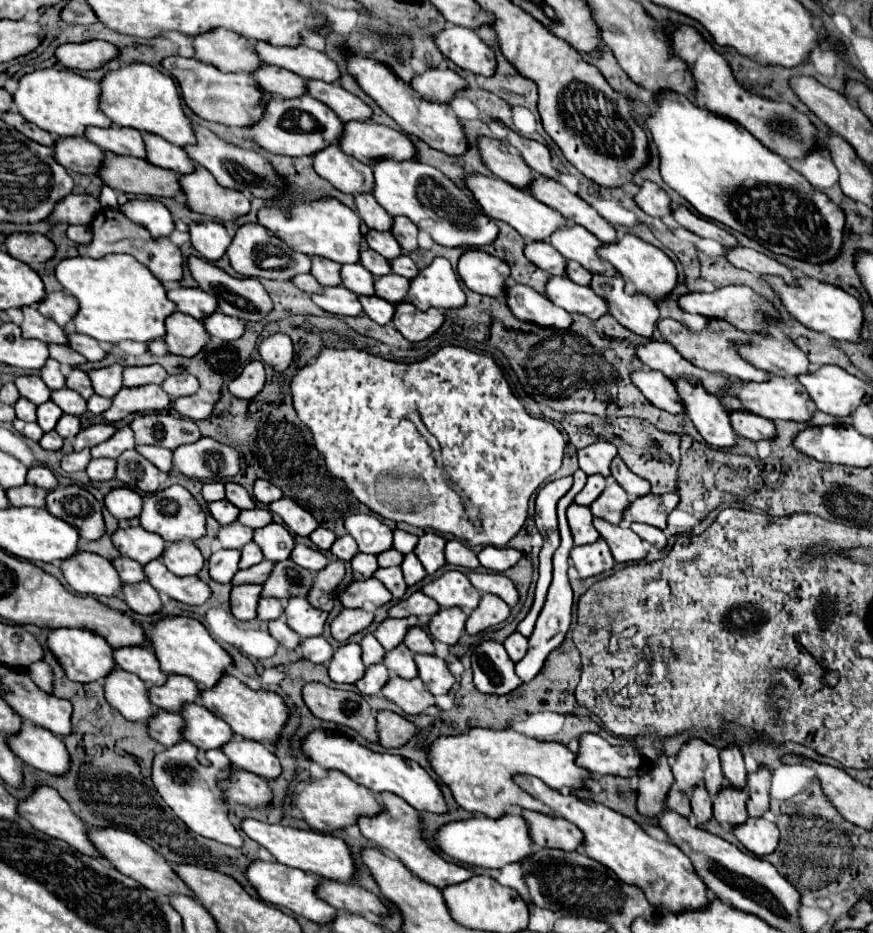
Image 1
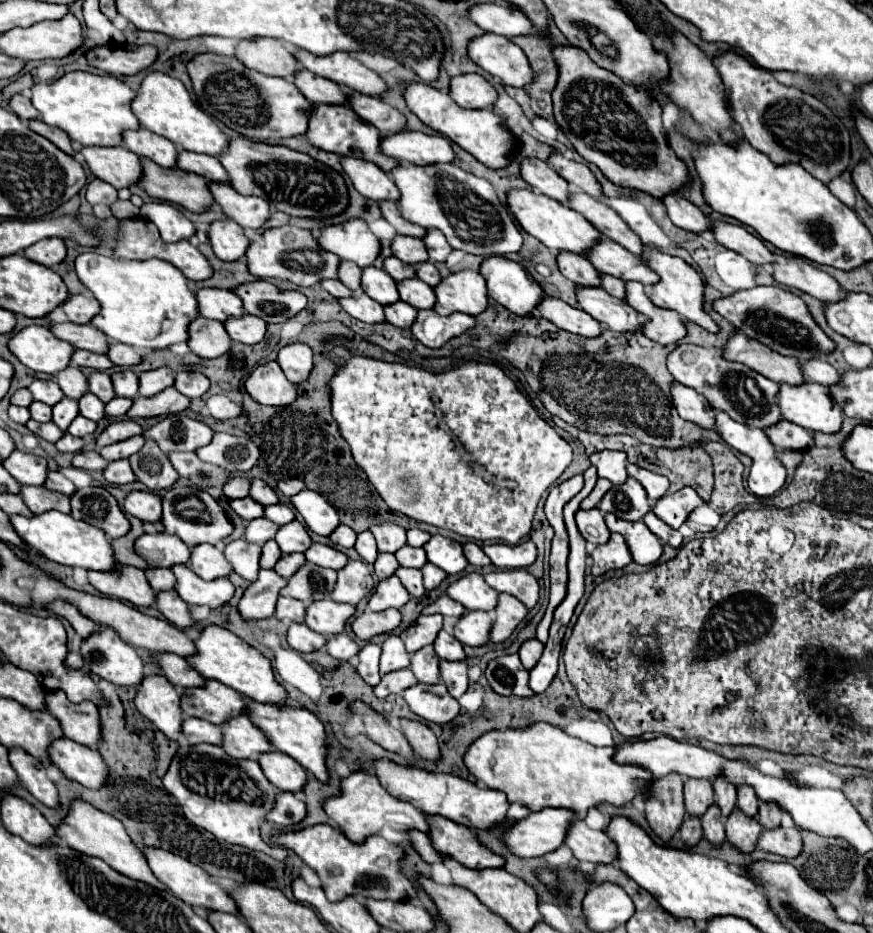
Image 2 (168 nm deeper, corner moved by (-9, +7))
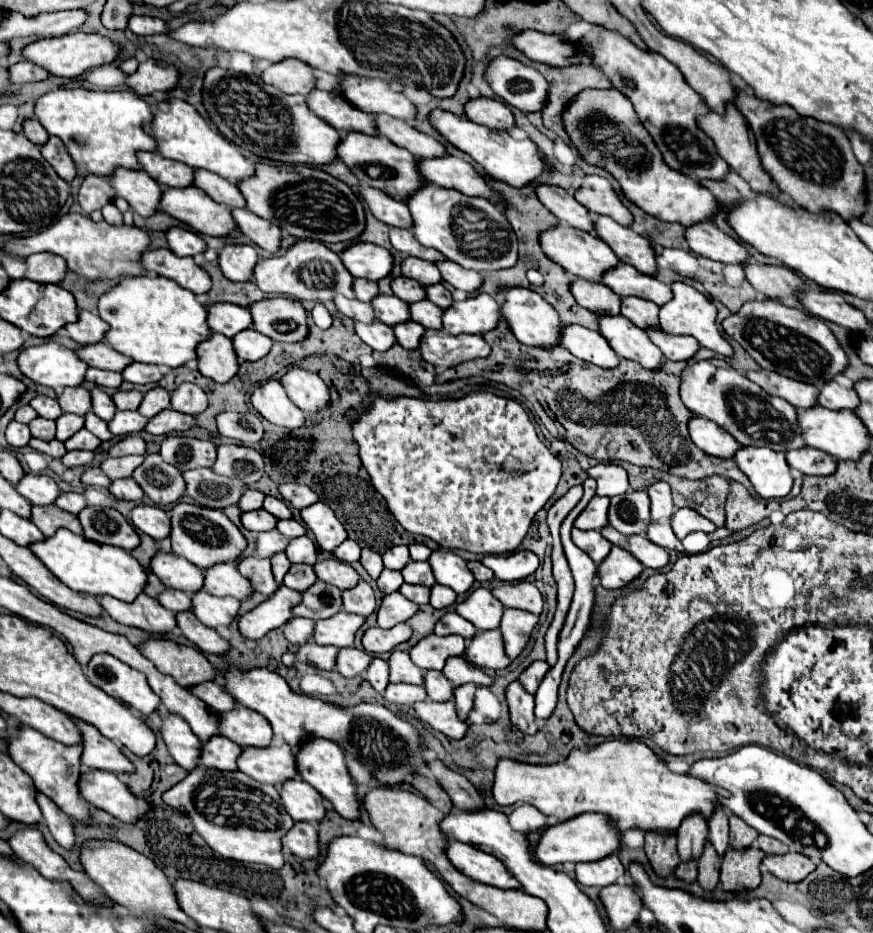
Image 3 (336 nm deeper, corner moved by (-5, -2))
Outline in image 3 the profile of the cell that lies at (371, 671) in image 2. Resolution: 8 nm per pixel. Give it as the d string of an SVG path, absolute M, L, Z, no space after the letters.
M374 658L368 666L368 670L364 672L364 678L374 686L376 692L384 692L384 688L388 686L388 662L382 658Z

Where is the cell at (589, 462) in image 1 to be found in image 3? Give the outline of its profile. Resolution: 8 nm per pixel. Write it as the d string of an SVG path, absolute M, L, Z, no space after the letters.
M596 464L588 468L588 476L598 482L596 494L598 496L618 496L628 490L628 476L626 470L618 464Z

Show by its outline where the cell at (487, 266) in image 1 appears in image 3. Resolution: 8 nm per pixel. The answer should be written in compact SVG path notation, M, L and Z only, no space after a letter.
M504 286L504 288L498 290L498 294L504 296L504 304L500 306L500 312L506 318L510 330L514 332L514 336L522 344L528 344L528 346L558 344L562 322L556 314L556 310L544 298L540 298L534 290L528 290L528 288L522 288L522 286Z

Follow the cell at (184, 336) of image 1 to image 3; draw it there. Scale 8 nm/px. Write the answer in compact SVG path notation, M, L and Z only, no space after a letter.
M210 334L206 342L196 346L198 370L216 382L228 382L238 372L238 358L232 340L222 334Z

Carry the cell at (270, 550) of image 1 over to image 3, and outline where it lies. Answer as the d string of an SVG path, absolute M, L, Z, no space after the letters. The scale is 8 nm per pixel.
M308 536L292 538L288 548L284 550L290 562L300 562L300 564L314 564L316 562L316 546Z

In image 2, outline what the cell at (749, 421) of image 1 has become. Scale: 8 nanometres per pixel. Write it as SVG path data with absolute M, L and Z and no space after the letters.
M782 421L782 425L774 425L774 429L768 429L766 435L776 447L786 451L806 451L814 447L812 433L790 421Z

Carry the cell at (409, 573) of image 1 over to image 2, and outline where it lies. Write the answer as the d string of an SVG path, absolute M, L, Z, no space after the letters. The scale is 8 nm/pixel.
M430 563L426 565L426 569L422 569L422 573L424 573L424 585L428 591L436 589L448 577L442 569L438 569L436 565L430 565Z

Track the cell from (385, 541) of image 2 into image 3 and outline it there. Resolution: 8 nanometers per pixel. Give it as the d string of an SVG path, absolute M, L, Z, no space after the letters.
M392 546L392 548L388 548L382 554L382 560L384 560L386 568L390 568L390 570L402 570L410 562L408 548L406 546Z

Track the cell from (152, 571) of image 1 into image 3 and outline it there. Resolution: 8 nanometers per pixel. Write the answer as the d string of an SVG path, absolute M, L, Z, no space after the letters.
M198 590L198 594L192 596L192 602L194 610L190 612L210 628L228 626L236 618L240 608L240 602L236 598L214 598L204 590Z

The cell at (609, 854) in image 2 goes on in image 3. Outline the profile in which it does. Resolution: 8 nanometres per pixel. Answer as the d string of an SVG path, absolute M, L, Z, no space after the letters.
M616 854L610 858L602 858L602 862L578 862L576 864L576 880L584 886L604 888L614 884L620 876L624 876L626 868L618 860Z

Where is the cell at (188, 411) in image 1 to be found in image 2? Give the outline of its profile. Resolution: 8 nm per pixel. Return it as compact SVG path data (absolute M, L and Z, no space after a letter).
M212 395L206 403L208 407L208 413L214 417L214 419L220 419L220 421L226 421L226 419L236 419L236 417L242 417L244 415L244 409L236 403L232 403L226 395Z

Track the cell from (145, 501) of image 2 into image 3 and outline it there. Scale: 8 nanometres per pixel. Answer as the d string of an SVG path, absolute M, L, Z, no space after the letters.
M140 504L130 512L130 518L138 530L152 536L154 540L162 540L170 534L170 518L162 508Z

